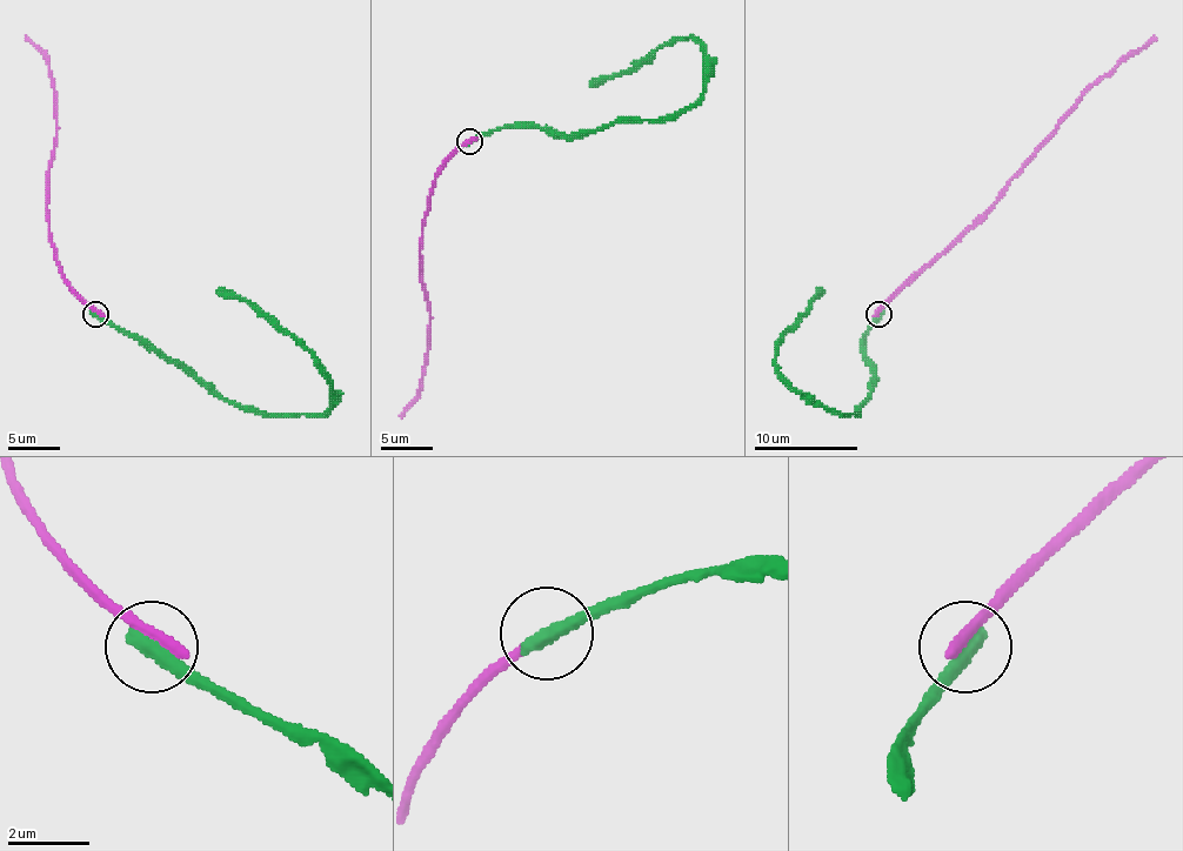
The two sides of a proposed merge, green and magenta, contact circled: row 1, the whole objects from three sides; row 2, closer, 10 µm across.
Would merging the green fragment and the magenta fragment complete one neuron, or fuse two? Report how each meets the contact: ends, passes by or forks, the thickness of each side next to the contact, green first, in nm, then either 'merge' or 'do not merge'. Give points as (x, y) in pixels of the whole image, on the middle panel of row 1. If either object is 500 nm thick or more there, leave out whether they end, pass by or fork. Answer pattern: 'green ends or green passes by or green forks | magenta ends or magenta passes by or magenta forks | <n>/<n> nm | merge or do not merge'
green ends | magenta ends | 480/320 nm | do not merge

